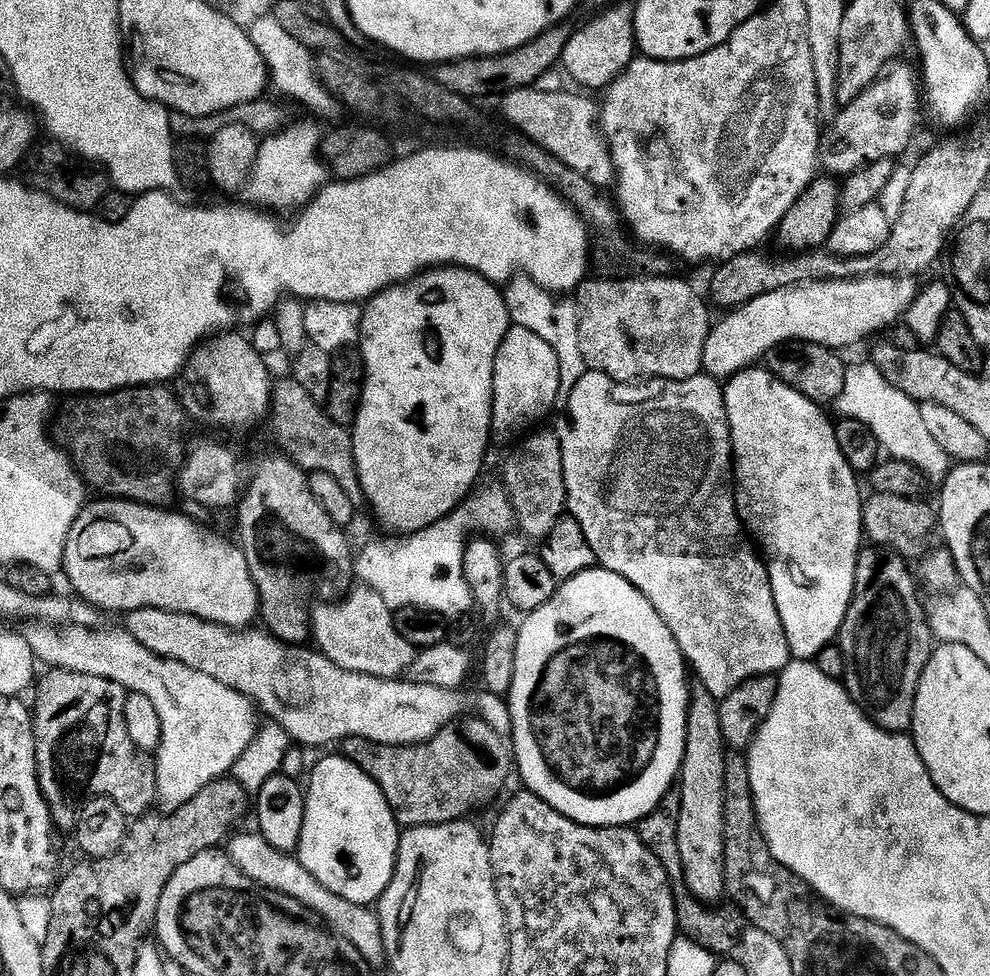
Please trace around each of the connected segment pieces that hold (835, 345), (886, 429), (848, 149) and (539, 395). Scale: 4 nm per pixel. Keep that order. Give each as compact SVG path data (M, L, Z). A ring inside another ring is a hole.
M866 275L855 278L832 278L824 280L798 281L750 298L739 307L725 311L720 321L708 329L706 346L702 346L702 368L705 373L717 378L727 378L744 368L753 367L759 356L787 340L805 340L808 344L820 344L828 350L841 350L850 344L881 329L887 329L901 319L905 309L916 297L917 279L911 276Z
M871 362L849 363L845 367L842 394L838 394L834 408L840 411L841 417L849 416L858 422L866 422L889 457L912 463L929 481L940 482L947 476L950 457L926 430L919 413L919 403L902 394L898 386L890 386Z
M889 67L877 76L849 104L843 105L831 117L833 120L829 124L827 121L820 137L818 153L819 167L825 173L847 174L875 160L896 158L911 142L912 131L916 128L916 111L919 108L921 111L922 100L918 95L917 77L915 80L908 68L896 67Z
M511 323L494 358L492 371L492 402L489 439L493 445L511 445L526 431L529 431L548 410L557 403L558 386L558 356L549 345L534 330Z

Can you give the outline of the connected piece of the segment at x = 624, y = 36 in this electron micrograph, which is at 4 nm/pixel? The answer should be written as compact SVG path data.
M612 2L585 20L588 21L577 32L576 29L569 31L558 64L561 69L564 67L565 74L576 83L573 85L584 90L603 90L611 84L612 79L622 74L622 70L632 61L632 57L637 55L632 4Z

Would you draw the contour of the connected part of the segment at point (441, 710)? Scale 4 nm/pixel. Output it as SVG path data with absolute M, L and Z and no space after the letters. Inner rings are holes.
M136 608L132 612L123 613L122 620L124 631L138 638L138 642L142 642L146 650L182 662L190 666L190 670L202 670L202 674L210 674L210 678L222 682L222 686L238 690L241 697L248 699L249 696L268 718L280 724L300 746L328 744L334 740L340 742L350 736L368 738L379 744L420 744L432 737L442 725L468 711L480 716L499 736L506 738L512 733L505 697L483 688L470 694L464 688L433 686L430 683L418 683L411 678L380 677L346 670L333 660L327 660L319 650L304 648L308 646L289 646L285 641L276 639L271 632L259 627L227 628L185 612Z

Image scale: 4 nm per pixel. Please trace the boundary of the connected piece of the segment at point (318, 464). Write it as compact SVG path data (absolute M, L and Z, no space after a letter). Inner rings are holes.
M291 378L277 379L272 386L272 402L266 417L266 425L272 431L276 444L283 455L288 456L299 468L308 472L325 472L341 483L352 505L365 503L354 462L351 431L339 421L328 417L321 401L316 400L298 382Z

